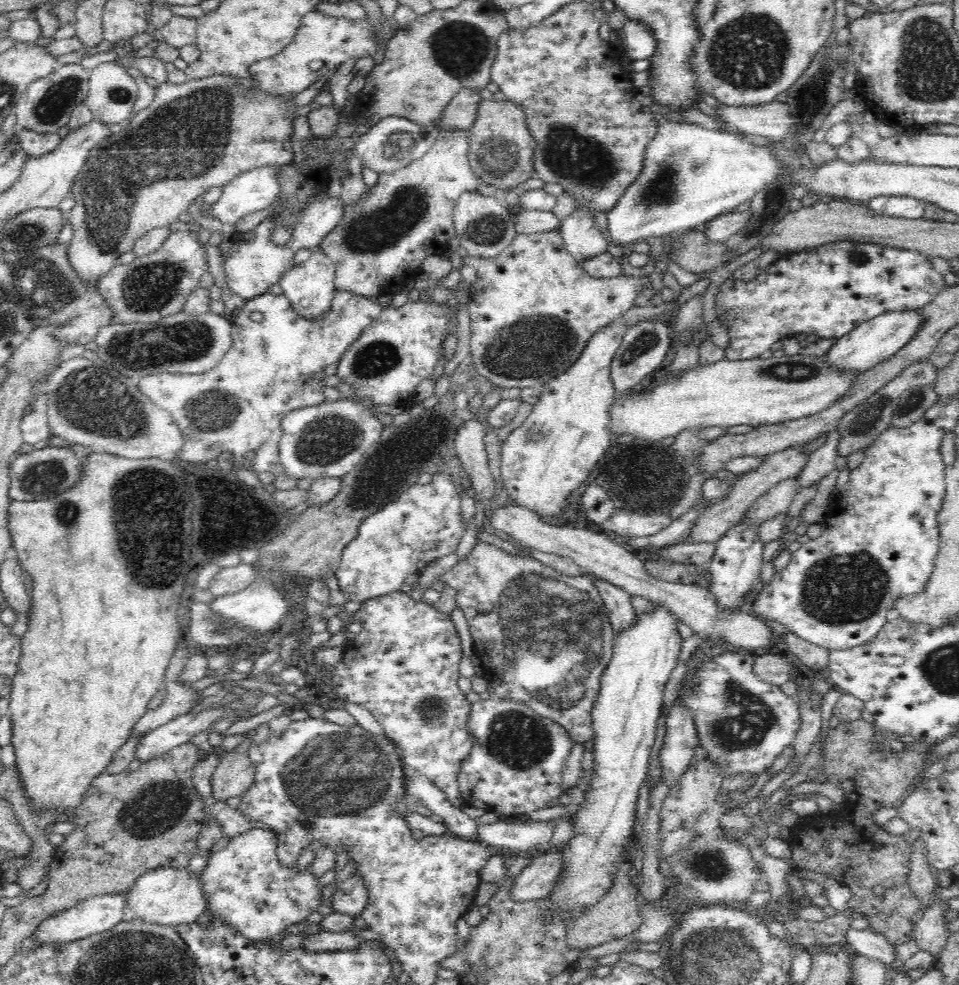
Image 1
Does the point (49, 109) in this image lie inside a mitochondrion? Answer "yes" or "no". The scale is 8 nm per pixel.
yes

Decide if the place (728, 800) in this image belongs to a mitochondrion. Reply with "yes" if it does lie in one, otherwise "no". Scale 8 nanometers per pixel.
no

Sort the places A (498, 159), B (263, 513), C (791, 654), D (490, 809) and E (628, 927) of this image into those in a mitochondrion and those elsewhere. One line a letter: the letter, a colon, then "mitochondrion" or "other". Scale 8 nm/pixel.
A: mitochondrion
B: other
C: other
D: other
E: other

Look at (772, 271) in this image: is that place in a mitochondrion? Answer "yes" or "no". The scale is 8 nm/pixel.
no

